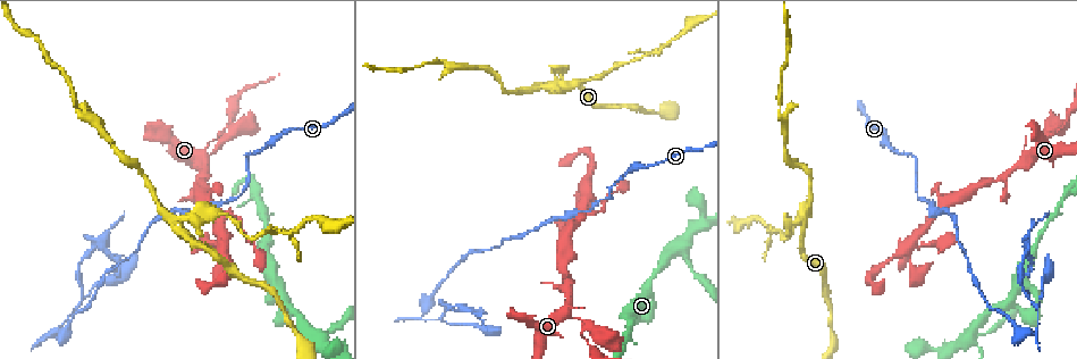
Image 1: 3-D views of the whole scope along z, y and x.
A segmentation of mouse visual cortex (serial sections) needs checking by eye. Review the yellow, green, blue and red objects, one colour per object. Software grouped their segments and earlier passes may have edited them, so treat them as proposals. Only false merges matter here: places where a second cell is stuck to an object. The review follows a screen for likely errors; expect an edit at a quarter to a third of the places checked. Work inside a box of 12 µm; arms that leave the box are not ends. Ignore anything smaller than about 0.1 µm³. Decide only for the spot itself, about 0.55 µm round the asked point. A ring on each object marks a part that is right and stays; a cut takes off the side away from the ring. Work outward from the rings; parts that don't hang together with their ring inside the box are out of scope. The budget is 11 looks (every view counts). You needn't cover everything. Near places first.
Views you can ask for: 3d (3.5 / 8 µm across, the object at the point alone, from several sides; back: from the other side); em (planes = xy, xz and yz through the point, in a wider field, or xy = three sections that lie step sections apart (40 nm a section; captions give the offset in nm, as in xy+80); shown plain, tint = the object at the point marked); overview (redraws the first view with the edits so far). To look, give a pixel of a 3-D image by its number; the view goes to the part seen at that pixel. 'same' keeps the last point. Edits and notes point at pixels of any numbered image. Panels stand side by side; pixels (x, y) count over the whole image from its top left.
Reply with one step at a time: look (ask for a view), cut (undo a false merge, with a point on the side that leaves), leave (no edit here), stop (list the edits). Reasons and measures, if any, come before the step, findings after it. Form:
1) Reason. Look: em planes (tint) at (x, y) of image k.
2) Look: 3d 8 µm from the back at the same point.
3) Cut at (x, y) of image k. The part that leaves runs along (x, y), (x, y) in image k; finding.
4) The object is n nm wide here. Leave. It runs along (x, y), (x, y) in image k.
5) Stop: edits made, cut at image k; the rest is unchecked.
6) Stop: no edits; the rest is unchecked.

A fork. Look: 3d 3.5 µm at (536, 88) of image 1.

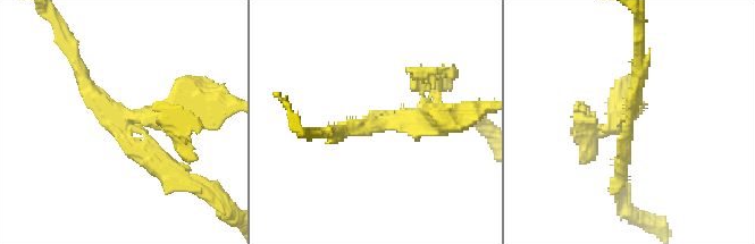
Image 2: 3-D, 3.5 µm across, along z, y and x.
3 arms meet here; the arms are 200, 200, 300 nm wide. Look: em xy step 3 (tint) at (628, 137) of image 2.

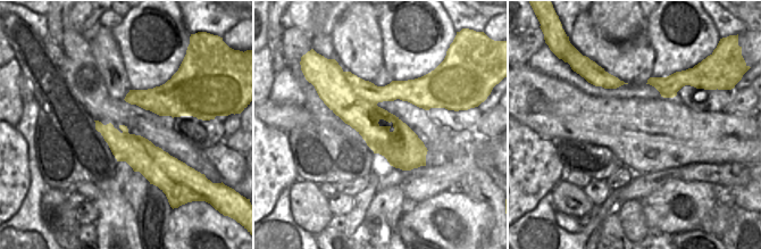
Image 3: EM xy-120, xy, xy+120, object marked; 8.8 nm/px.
Cut at (605, 131) of image 2. A border runs along (343, 72), (360, 97), (376, 104) in image 3; a second cell is stuck on.

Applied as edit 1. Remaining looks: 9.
Four arms meet. Look: 3d 3.5 µm from the back at (906, 248) of image 1.

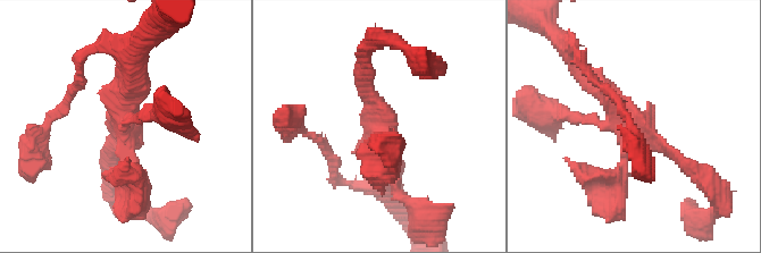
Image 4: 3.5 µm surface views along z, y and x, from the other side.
Look: em xy step 3 (tint) at (125, 127) of image 4.

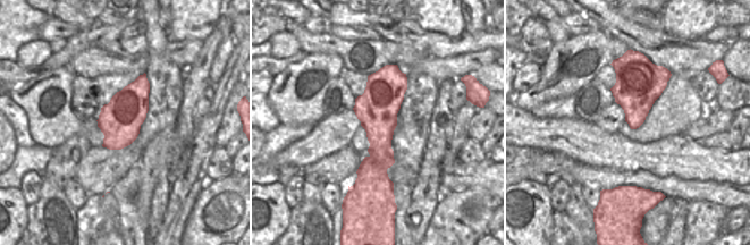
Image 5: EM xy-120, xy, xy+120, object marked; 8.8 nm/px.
Another direction. Look: em xy step 2 (tint) at the same point.

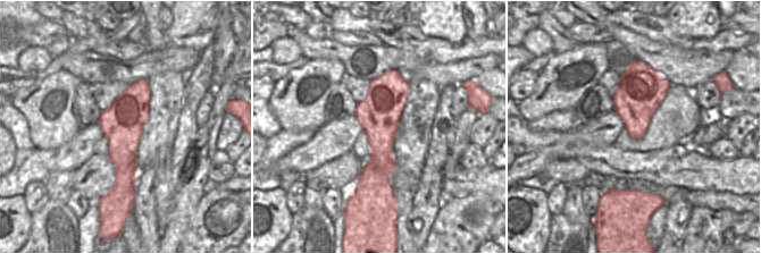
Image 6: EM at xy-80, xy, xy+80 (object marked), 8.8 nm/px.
The object is 380 nm wide here. Leave. It runs along (577, 66), (629, 125), (685, 163) in image 4; all the same cell.

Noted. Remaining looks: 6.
Four or more arms meet. Look: 3d 3.5 µm from the back at (314, 341) of image 1.

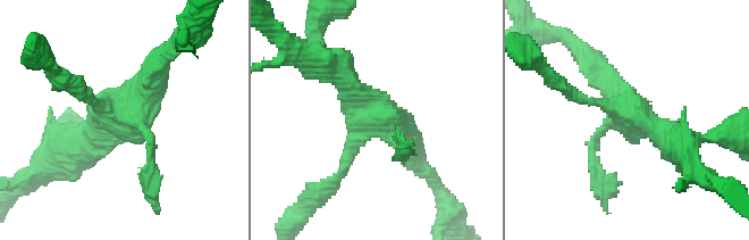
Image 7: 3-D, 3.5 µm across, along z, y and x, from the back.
4 arms meet here; the arms are 150, 150, 350, 400 nm wide; now the EM. Look: em xy step 2 (tint) at (121, 118) of image 7.

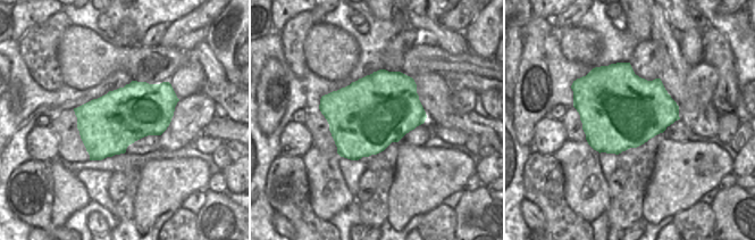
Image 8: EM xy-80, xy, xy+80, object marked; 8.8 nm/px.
Leave. It runs along (411, 154), (403, 137), (330, 69) in image 7; one cell here.

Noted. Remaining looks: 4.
Sharp bend. Look: 3d 3.5 µm at (247, 155) of image 1.

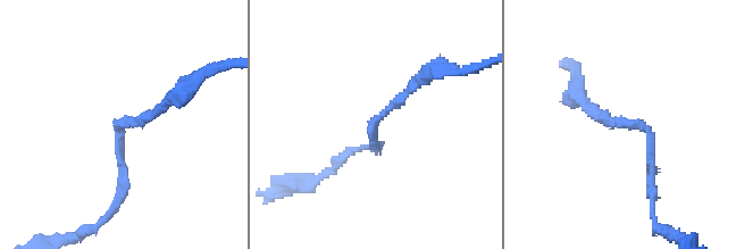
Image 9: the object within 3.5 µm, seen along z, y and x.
The arms are 100, 150 nm wide. Look: em xy step 3 (tint) at (641, 129) of image 9.

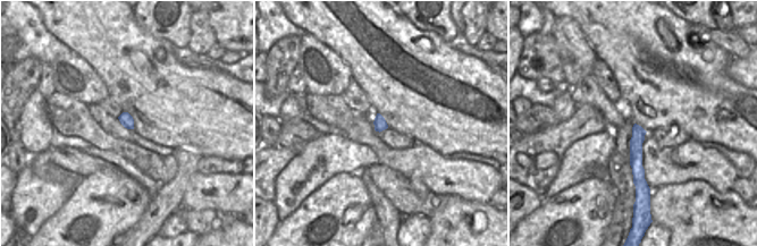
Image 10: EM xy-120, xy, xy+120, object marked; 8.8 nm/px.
Leave. It runs along (636, 127), (636, 164), (642, 185) in image 10; all the same cell.

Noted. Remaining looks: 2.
Stop: edits made, cut at image 2; the rest is unchecked.

